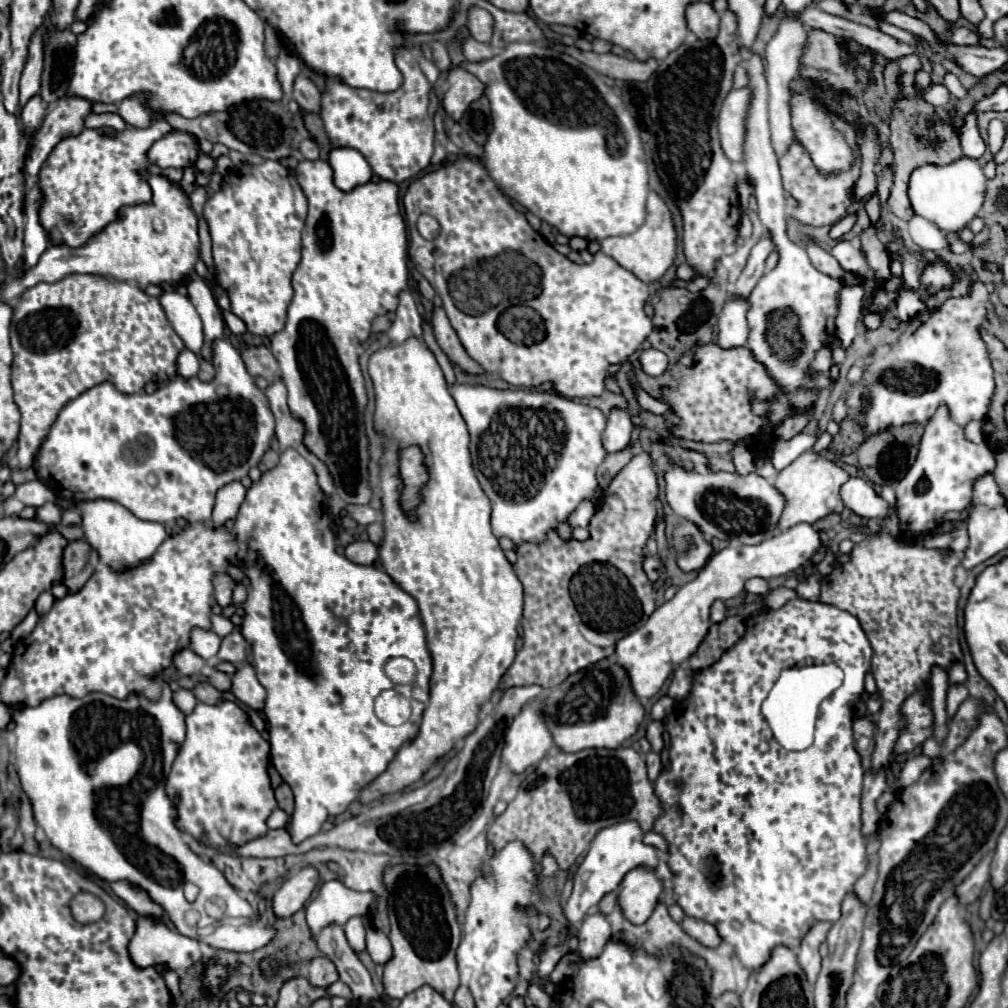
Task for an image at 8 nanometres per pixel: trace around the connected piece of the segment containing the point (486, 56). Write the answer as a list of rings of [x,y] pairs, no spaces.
[[[468,38],[462,46],[464,50],[464,56],[468,62],[484,62],[484,60],[490,60],[494,56],[492,48],[488,44],[482,44],[482,42],[476,42],[474,38]]]

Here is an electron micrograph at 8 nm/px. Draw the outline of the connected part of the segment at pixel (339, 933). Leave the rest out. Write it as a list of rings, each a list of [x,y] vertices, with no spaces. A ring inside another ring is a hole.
[[[336,924],[326,926],[316,936],[316,942],[318,942],[320,950],[338,968],[340,980],[350,986],[352,996],[354,996],[356,1002],[370,1004],[370,1002],[378,1000],[378,992],[372,984],[372,978],[370,978],[368,970],[364,968],[364,964],[358,960],[356,952],[350,948],[342,926],[336,926]]]

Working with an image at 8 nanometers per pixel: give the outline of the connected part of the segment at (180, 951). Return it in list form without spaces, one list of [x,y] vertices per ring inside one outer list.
[[[140,916],[136,920],[136,932],[128,944],[128,952],[132,962],[138,968],[150,968],[156,964],[166,964],[170,970],[188,970],[194,962],[200,960],[200,944],[194,938],[182,936],[180,932],[168,928],[162,920],[156,920],[152,916]]]

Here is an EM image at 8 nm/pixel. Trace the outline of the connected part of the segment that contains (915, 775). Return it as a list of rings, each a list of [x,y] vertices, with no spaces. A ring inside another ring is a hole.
[[[912,756],[912,758],[908,758],[906,760],[906,766],[902,768],[902,772],[900,772],[900,778],[898,778],[898,784],[900,784],[900,788],[906,788],[906,786],[912,786],[912,784],[916,784],[918,782],[918,778],[920,778],[920,774],[930,766],[930,758],[928,756]]]

